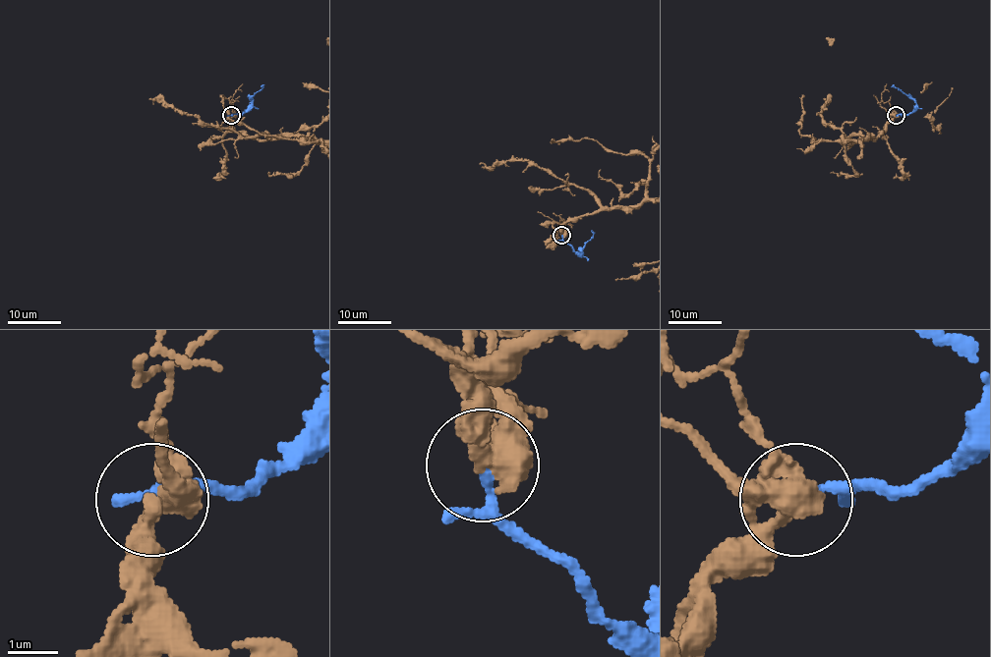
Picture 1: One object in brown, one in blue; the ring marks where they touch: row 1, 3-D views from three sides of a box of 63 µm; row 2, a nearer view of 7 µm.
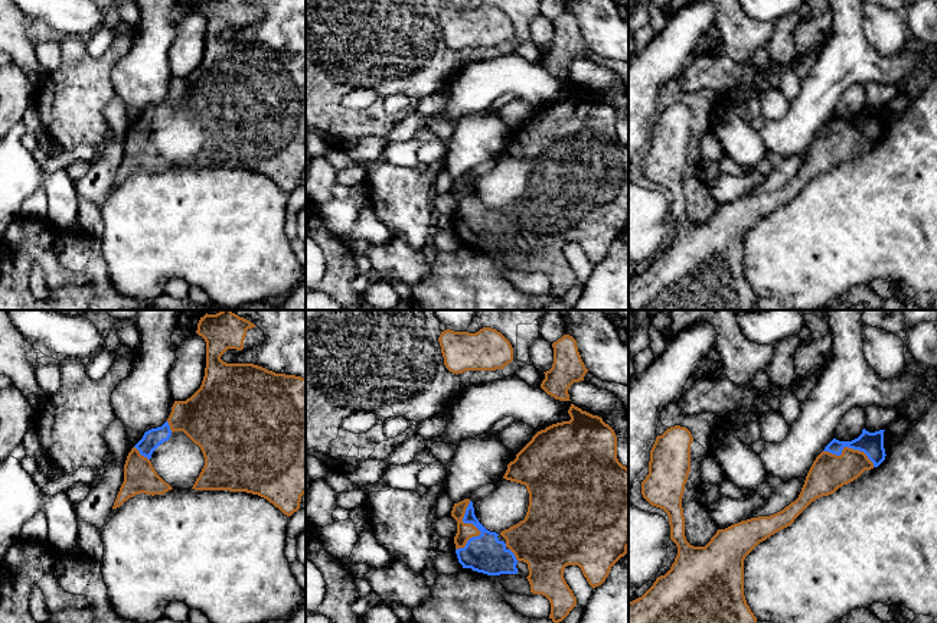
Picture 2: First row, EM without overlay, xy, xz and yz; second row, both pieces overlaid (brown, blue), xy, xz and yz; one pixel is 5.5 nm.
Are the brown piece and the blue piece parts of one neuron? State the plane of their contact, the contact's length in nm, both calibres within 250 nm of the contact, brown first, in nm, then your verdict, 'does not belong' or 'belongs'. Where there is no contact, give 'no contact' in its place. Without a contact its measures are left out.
contact in xz; length 300 nm; calibres 100 and 220 nm; belongs

